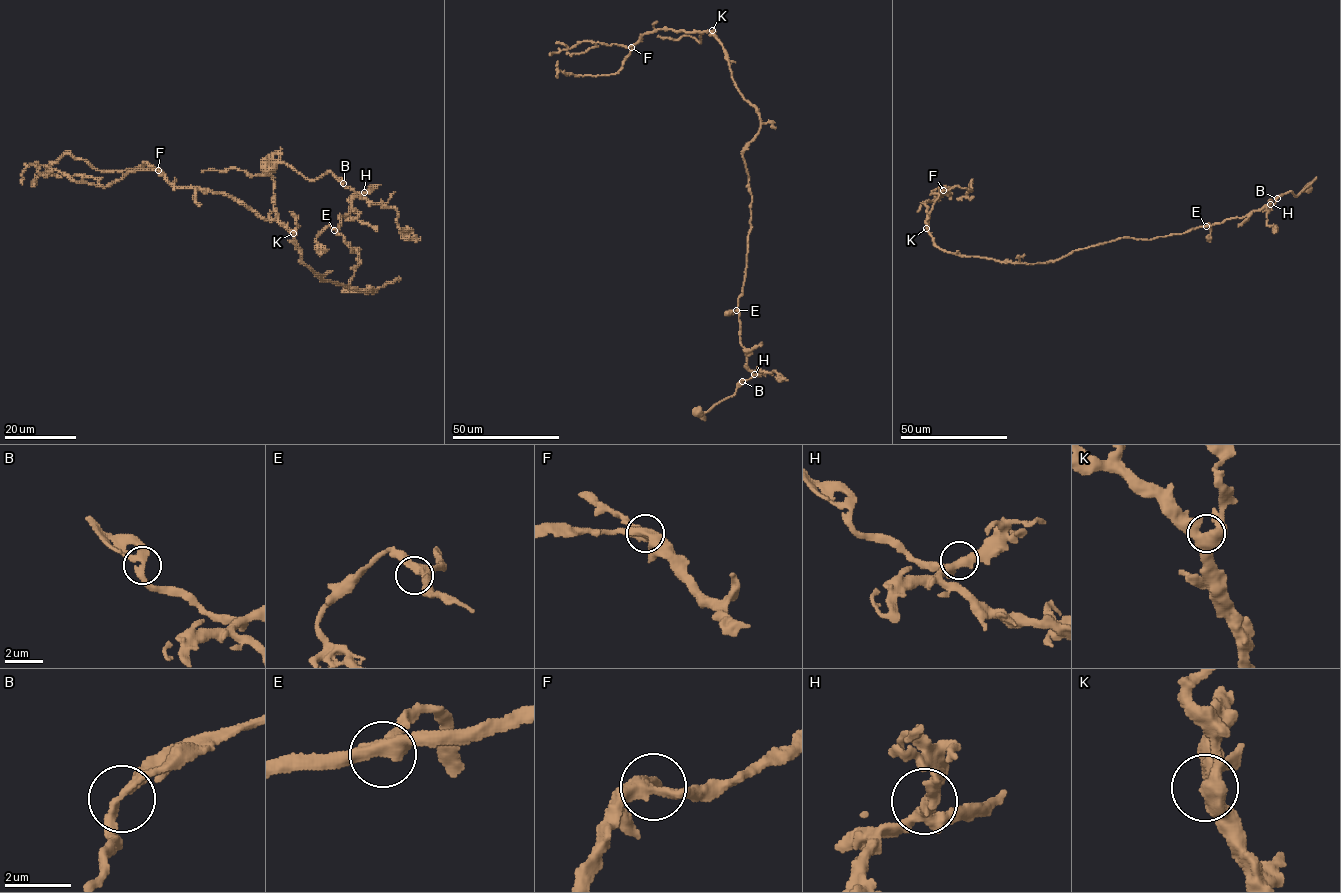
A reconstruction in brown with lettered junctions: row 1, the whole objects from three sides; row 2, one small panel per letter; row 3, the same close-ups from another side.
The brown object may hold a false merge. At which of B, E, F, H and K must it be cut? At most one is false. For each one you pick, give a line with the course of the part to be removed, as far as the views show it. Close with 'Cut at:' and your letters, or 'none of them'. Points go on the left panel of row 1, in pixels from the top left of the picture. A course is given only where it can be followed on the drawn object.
Cut at: none of them

